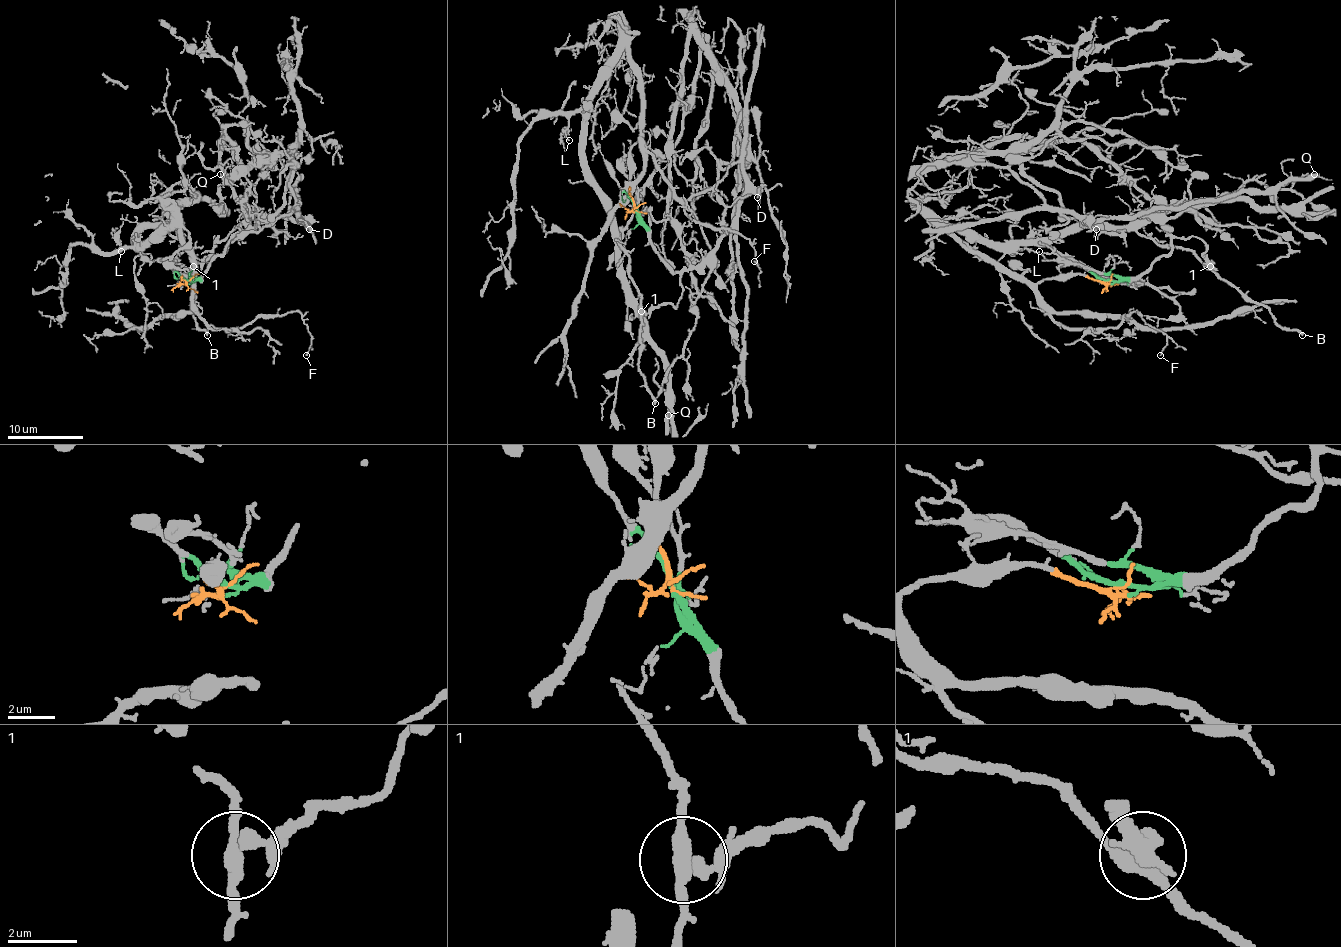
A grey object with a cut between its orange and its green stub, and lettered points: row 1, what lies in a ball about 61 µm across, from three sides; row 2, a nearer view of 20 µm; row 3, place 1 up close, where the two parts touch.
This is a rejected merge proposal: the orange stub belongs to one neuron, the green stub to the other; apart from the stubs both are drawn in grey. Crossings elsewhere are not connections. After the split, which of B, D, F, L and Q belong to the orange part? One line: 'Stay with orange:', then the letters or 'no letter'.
Stay with orange: B, F, L, Q

